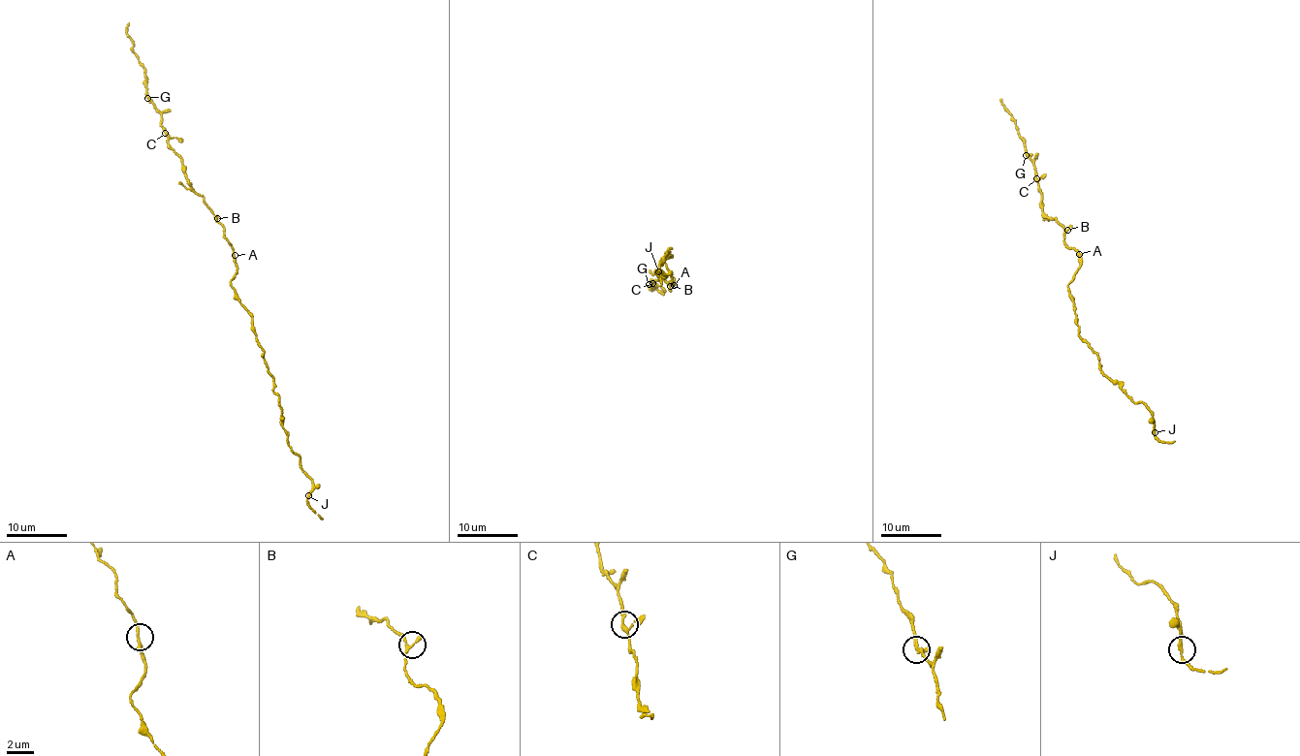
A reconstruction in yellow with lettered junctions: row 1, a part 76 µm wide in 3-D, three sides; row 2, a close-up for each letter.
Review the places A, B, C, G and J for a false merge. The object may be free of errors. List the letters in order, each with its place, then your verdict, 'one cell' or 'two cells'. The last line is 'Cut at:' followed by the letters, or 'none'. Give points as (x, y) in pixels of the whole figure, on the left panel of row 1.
A: (235, 255) | one cell
B: (217, 218) | one cell
C: (165, 133) | one cell
G: (147, 98) | one cell
J: (308, 495) | one cell
Cut at: none

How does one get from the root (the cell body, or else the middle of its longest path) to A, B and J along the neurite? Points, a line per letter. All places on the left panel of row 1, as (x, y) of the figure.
A: (237, 274), (235, 255)
B: (237, 274), (233, 249), (217, 218)
J: (237, 274), (231, 286), (252, 318), (289, 446), (312, 482), (308, 495)

